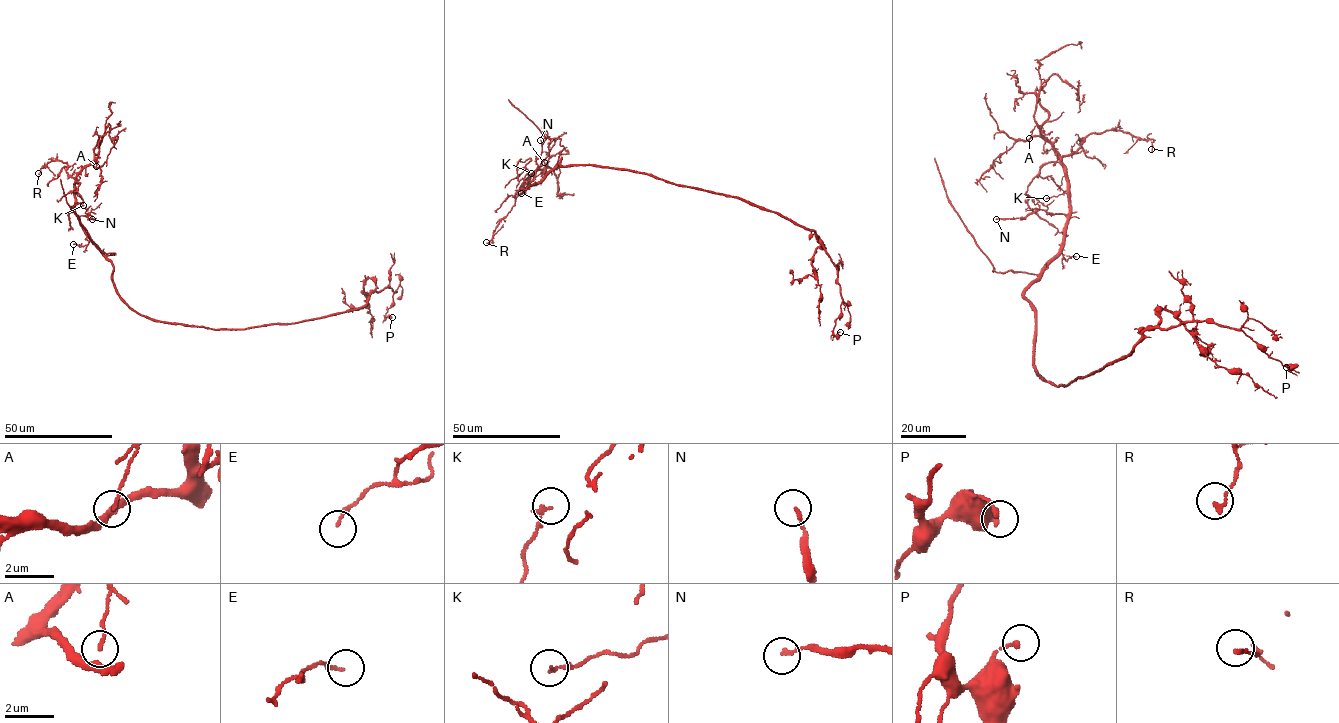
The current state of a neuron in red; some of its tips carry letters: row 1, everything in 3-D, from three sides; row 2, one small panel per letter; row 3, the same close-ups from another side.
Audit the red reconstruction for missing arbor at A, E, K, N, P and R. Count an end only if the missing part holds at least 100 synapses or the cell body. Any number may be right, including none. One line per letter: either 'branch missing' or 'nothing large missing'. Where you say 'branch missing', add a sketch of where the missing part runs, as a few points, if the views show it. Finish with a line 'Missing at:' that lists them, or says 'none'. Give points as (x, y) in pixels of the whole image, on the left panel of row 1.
A: nothing large missing
E: nothing large missing
K: nothing large missing
N: nothing large missing
P: nothing large missing
R: nothing large missing
Missing at: none

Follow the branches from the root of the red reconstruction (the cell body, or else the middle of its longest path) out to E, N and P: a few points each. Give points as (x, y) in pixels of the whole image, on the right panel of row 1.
E: (1045, 380), (1034, 367), (1035, 314), (1024, 291), (1060, 251), (1067, 260), (1076, 256)
N: (1045, 380), (1034, 367), (1035, 314), (1024, 291), (1058, 251), (1067, 217), (1040, 209), (1025, 218), (996, 219)
P: (1045, 380), (1067, 386), (1124, 358), (1145, 330), (1201, 321), (1241, 330), (1270, 357), (1292, 368), (1286, 367)

